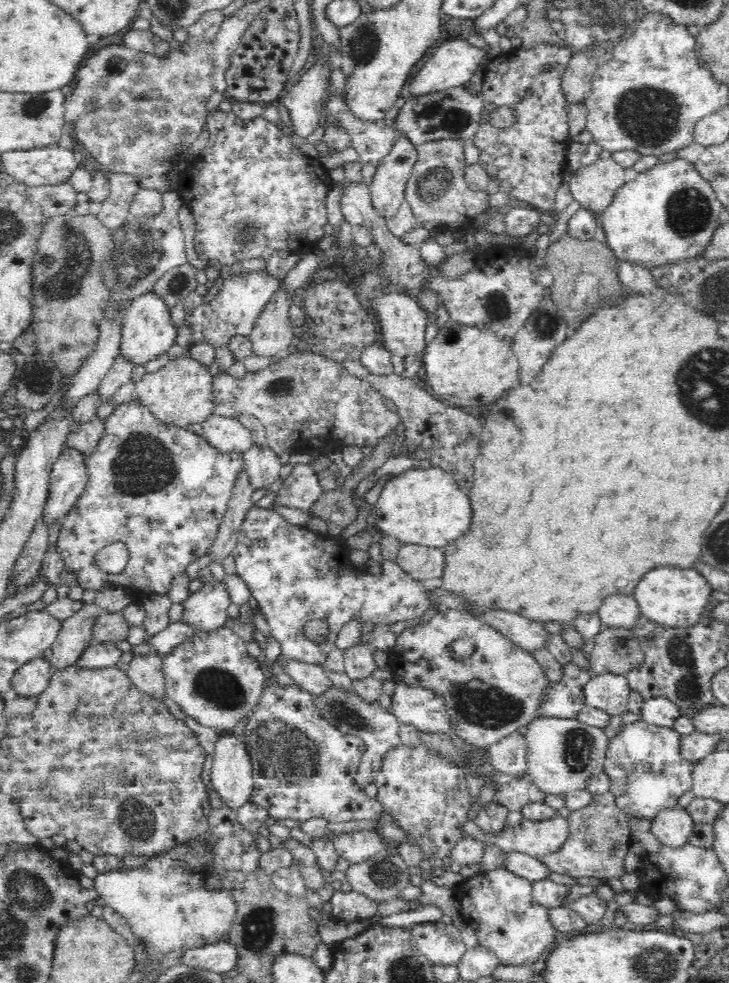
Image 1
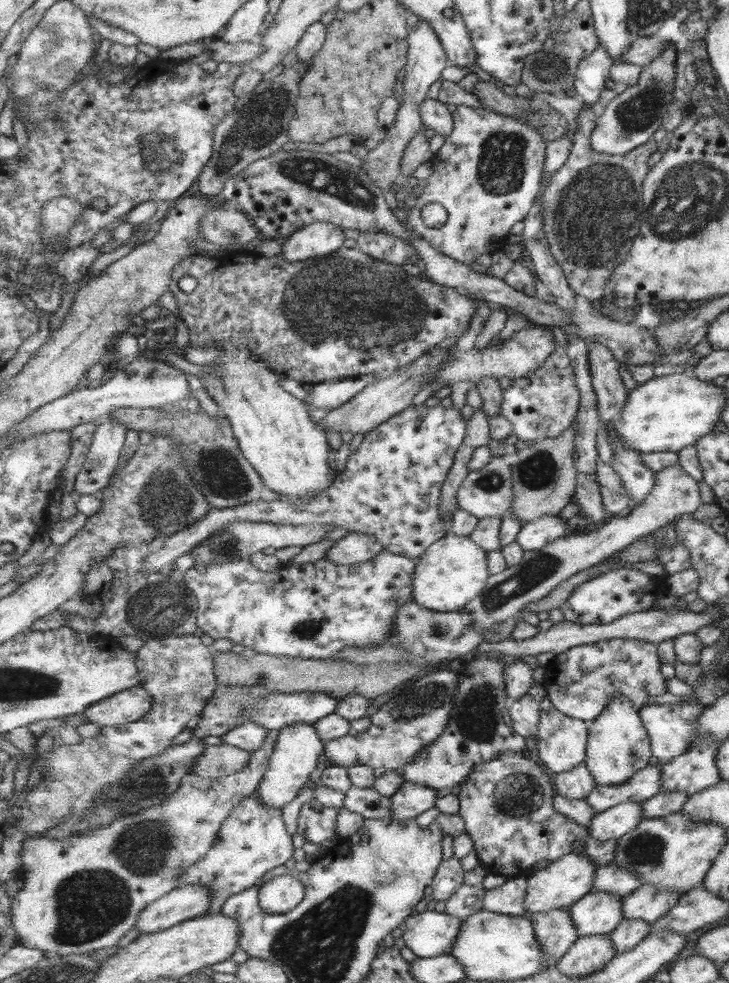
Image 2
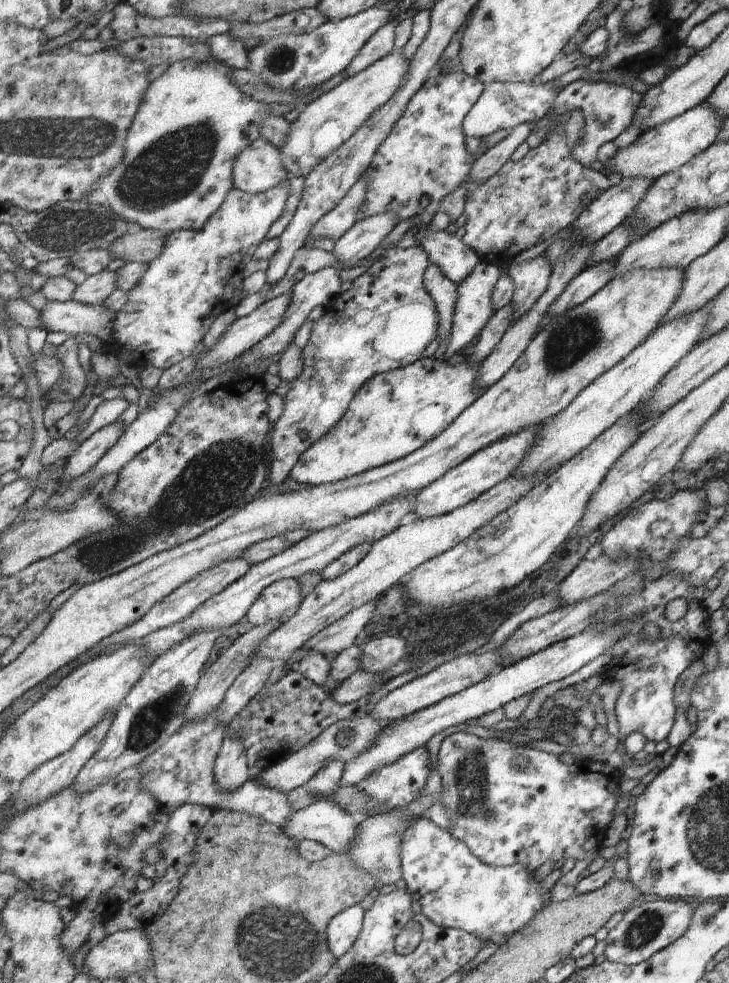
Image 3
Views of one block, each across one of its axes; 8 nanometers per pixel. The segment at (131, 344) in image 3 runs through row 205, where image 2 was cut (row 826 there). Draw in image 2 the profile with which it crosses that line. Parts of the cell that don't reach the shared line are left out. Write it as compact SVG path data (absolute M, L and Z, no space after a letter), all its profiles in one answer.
M259 792L251 798L245 798L229 818L223 822L217 840L210 852L197 864L185 868L185 874L181 878L181 886L191 883L211 887L213 891L213 904L205 914L219 913L225 901L233 895L251 889L261 880L267 872L271 872L277 866L290 866L293 861L295 848L293 847L293 835L286 827L281 810L269 808L259 800Z

